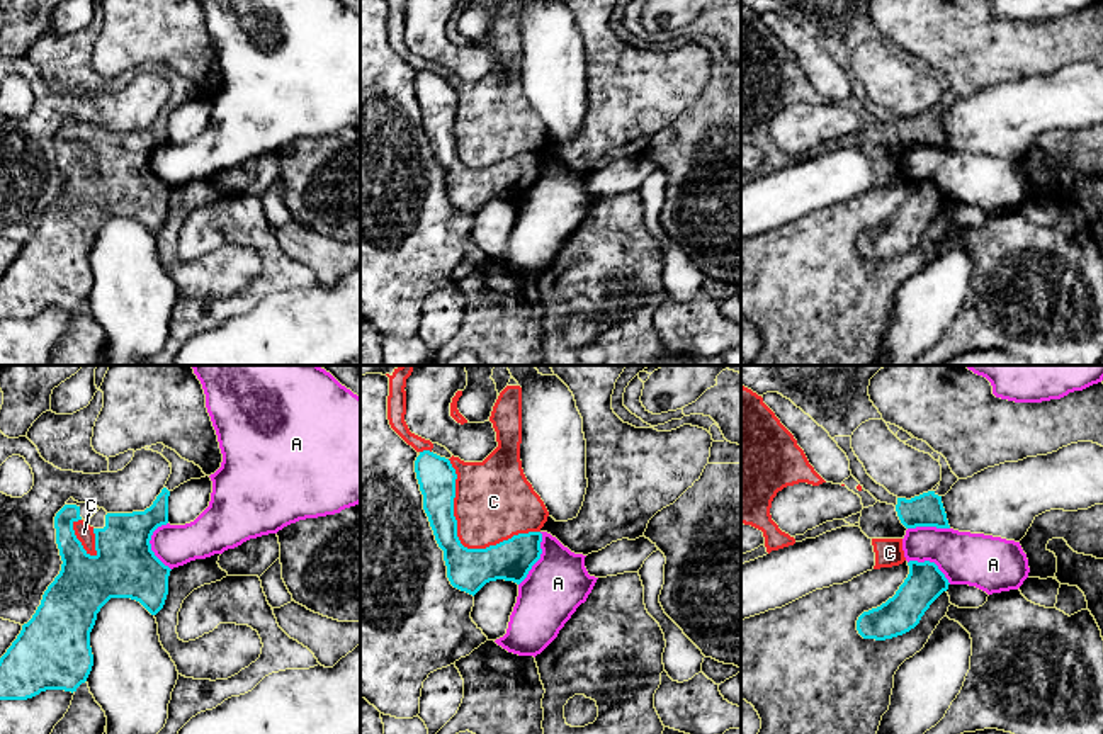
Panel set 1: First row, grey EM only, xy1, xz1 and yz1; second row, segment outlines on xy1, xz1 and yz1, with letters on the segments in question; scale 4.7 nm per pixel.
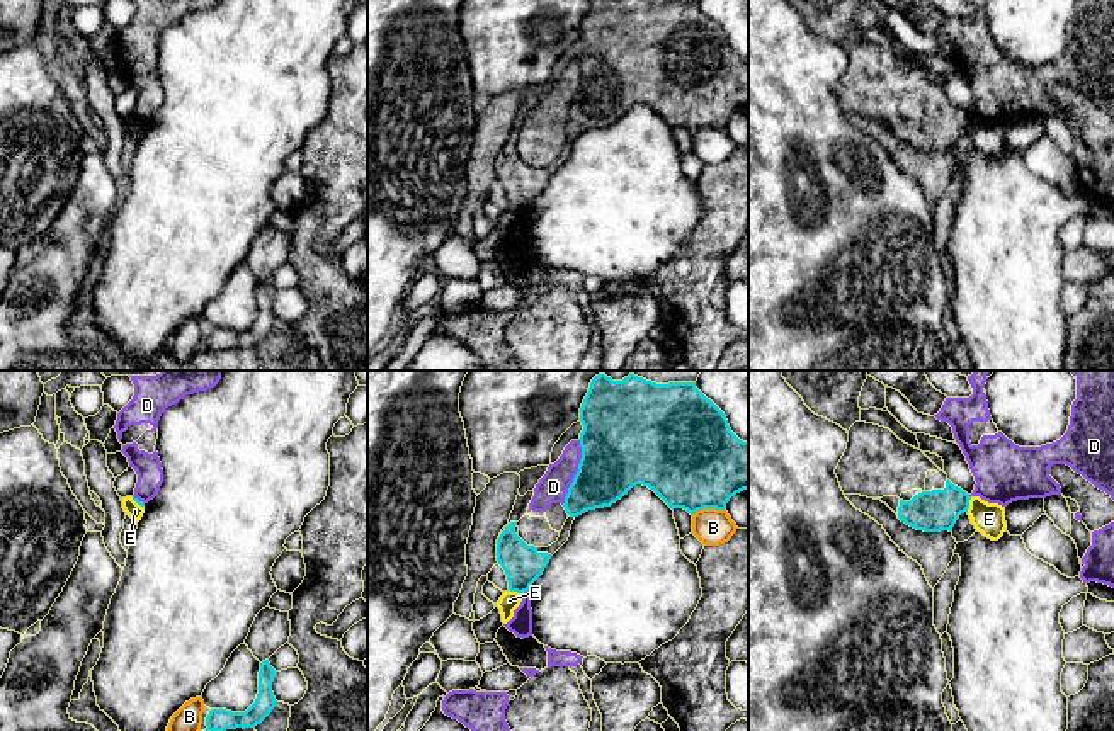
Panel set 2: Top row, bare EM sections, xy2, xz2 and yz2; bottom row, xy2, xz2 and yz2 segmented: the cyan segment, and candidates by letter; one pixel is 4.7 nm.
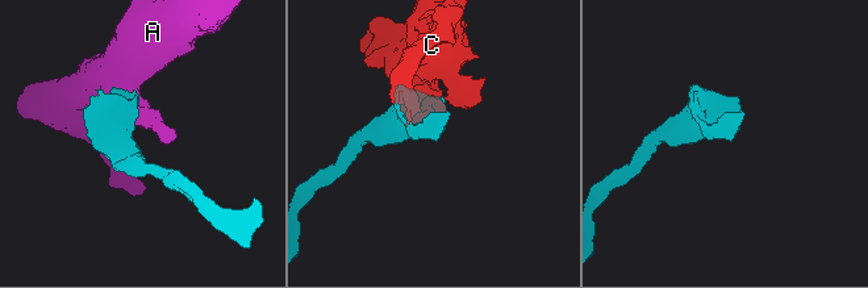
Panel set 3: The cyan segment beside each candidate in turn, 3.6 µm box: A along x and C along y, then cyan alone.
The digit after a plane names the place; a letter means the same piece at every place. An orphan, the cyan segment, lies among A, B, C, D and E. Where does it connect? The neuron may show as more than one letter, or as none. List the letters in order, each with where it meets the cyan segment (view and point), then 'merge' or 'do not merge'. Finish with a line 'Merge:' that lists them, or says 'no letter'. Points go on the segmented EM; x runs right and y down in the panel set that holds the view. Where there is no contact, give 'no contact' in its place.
A: meets cyan in xy1 at (150, 544); do not merge
B: meets cyan in xz2 at (706, 507); do not merge
C: meets cyan in xz1 at (459, 541); do not merge
D: meets cyan in xz2 at (577, 471); do not merge
E: meets cyan in yz2 at (968, 504); do not merge
Merge: no letter

